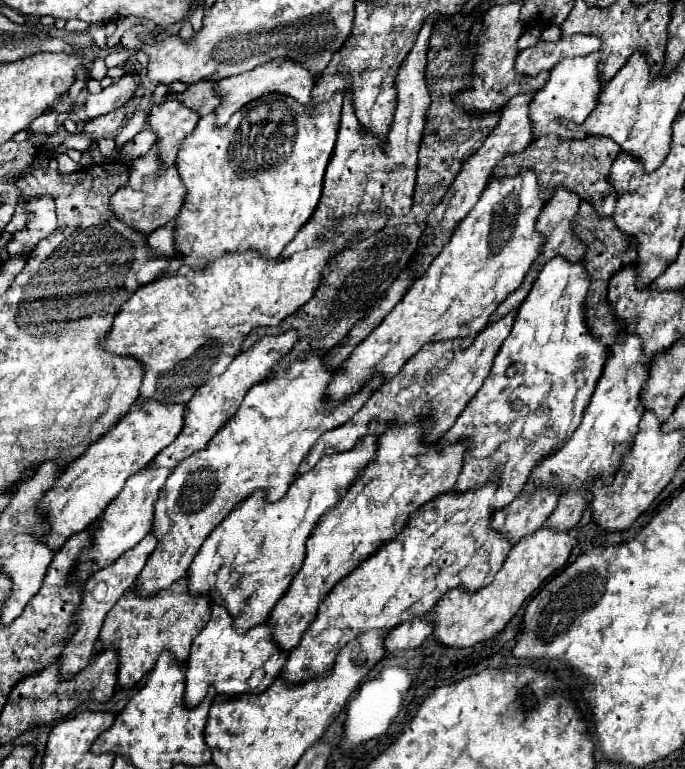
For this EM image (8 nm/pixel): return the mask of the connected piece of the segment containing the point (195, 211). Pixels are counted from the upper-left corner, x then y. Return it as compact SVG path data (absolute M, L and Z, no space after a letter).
M272 94L246 104L222 128L214 128L214 114L198 120L198 126L186 136L176 156L186 196L176 216L174 244L190 268L202 268L228 252L256 250L266 260L276 260L282 254L284 246L308 222L320 200L324 172L336 144L340 110L340 94L310 112L306 112L306 106L294 102L294 98Z

